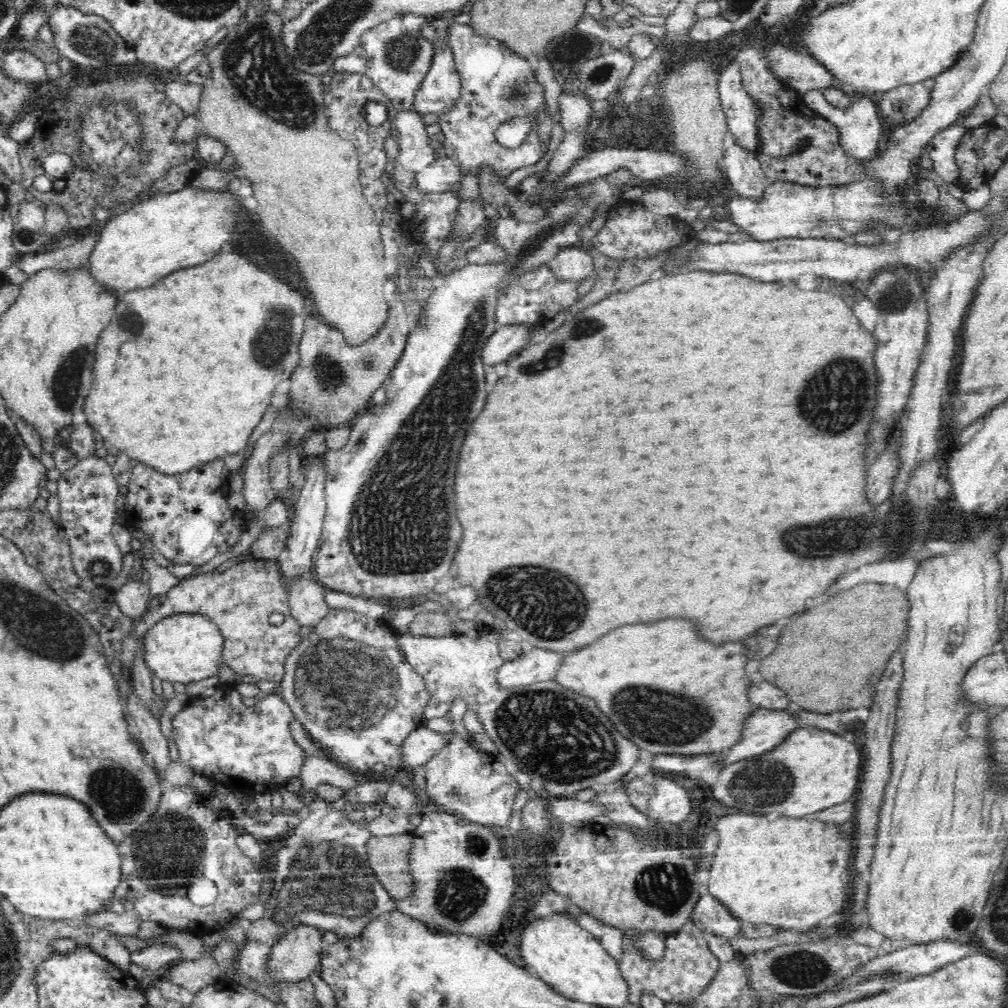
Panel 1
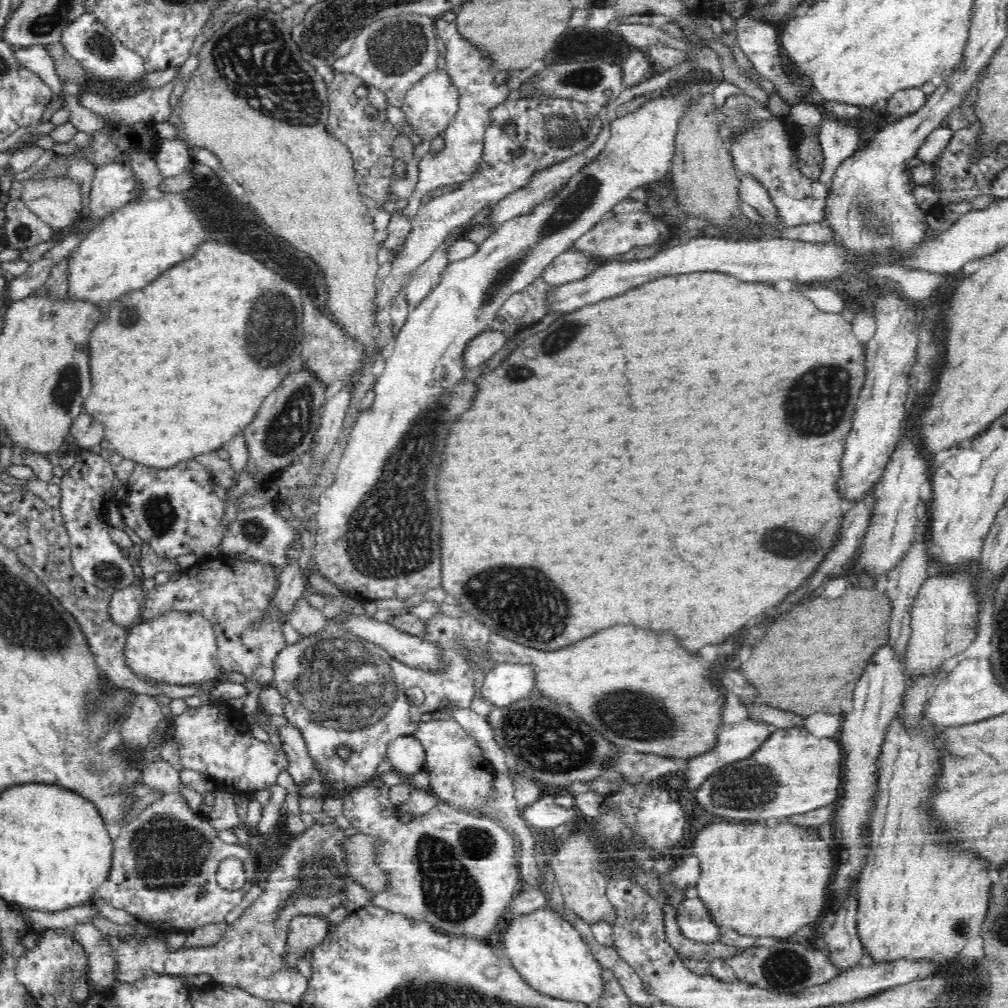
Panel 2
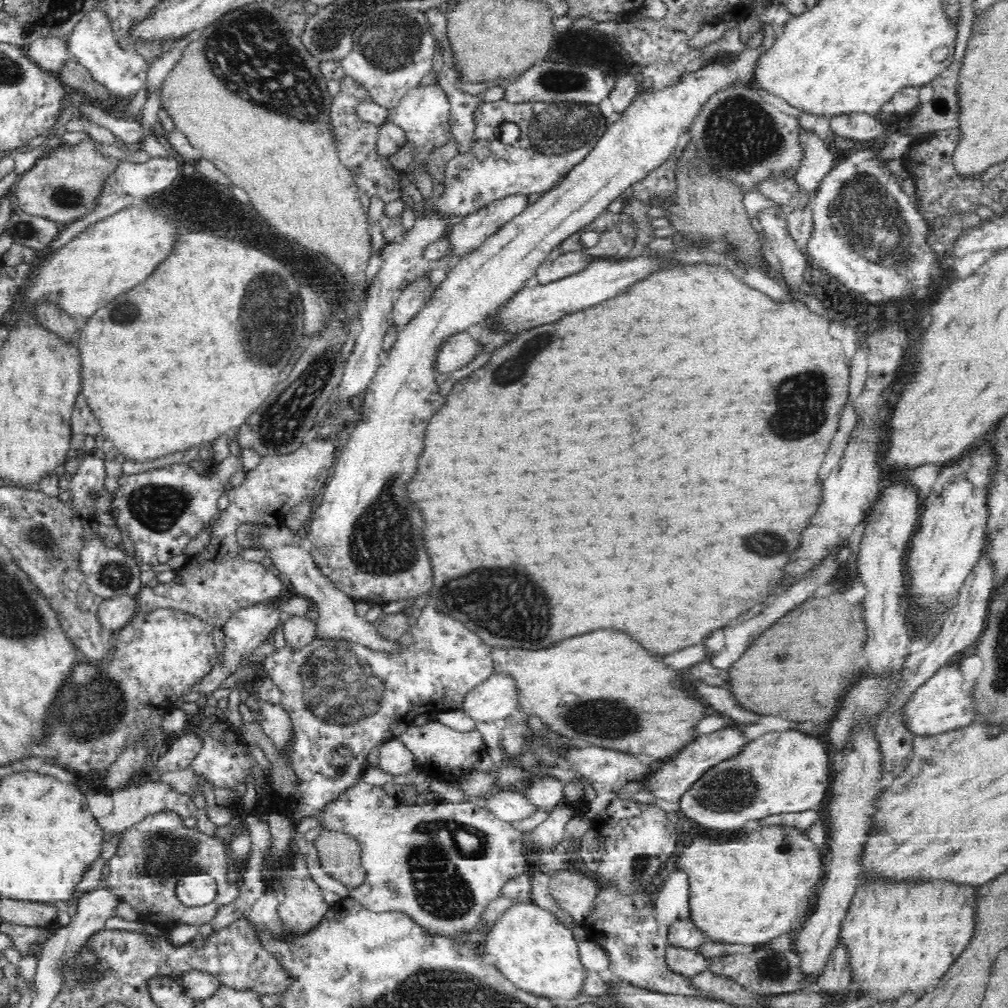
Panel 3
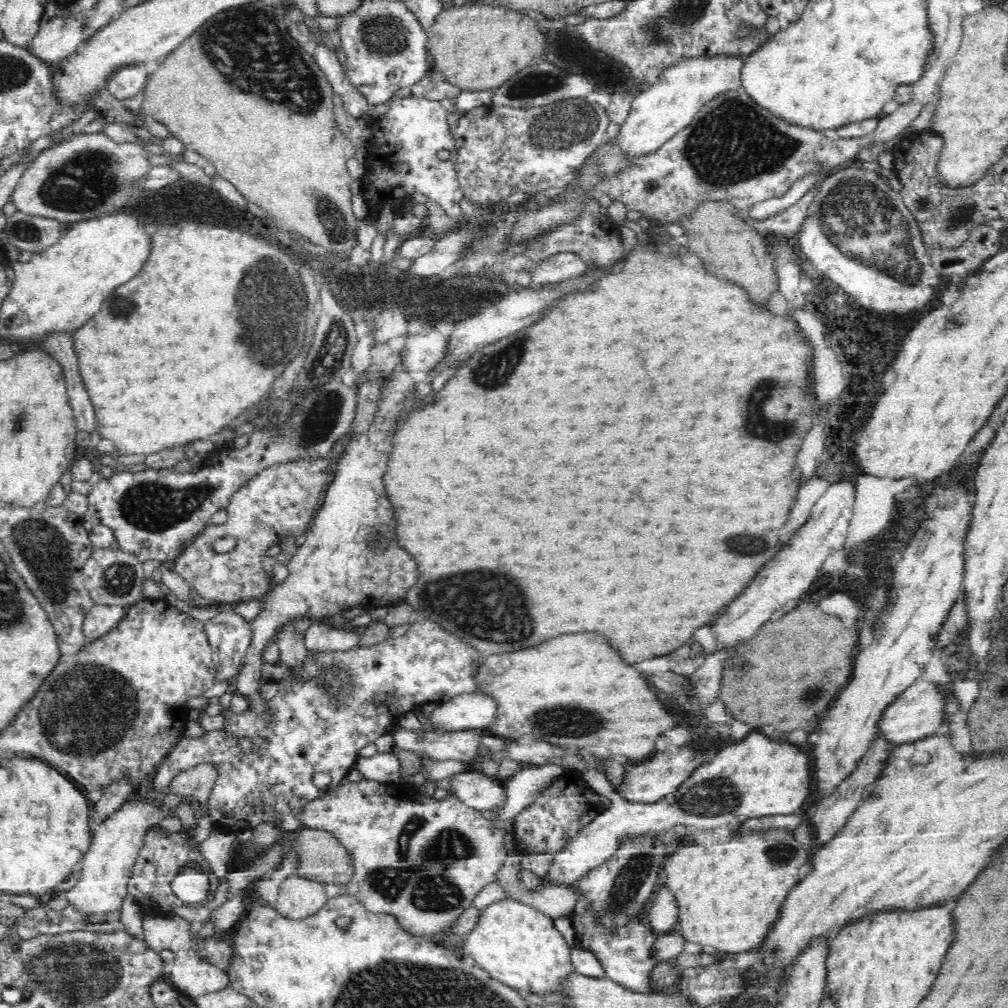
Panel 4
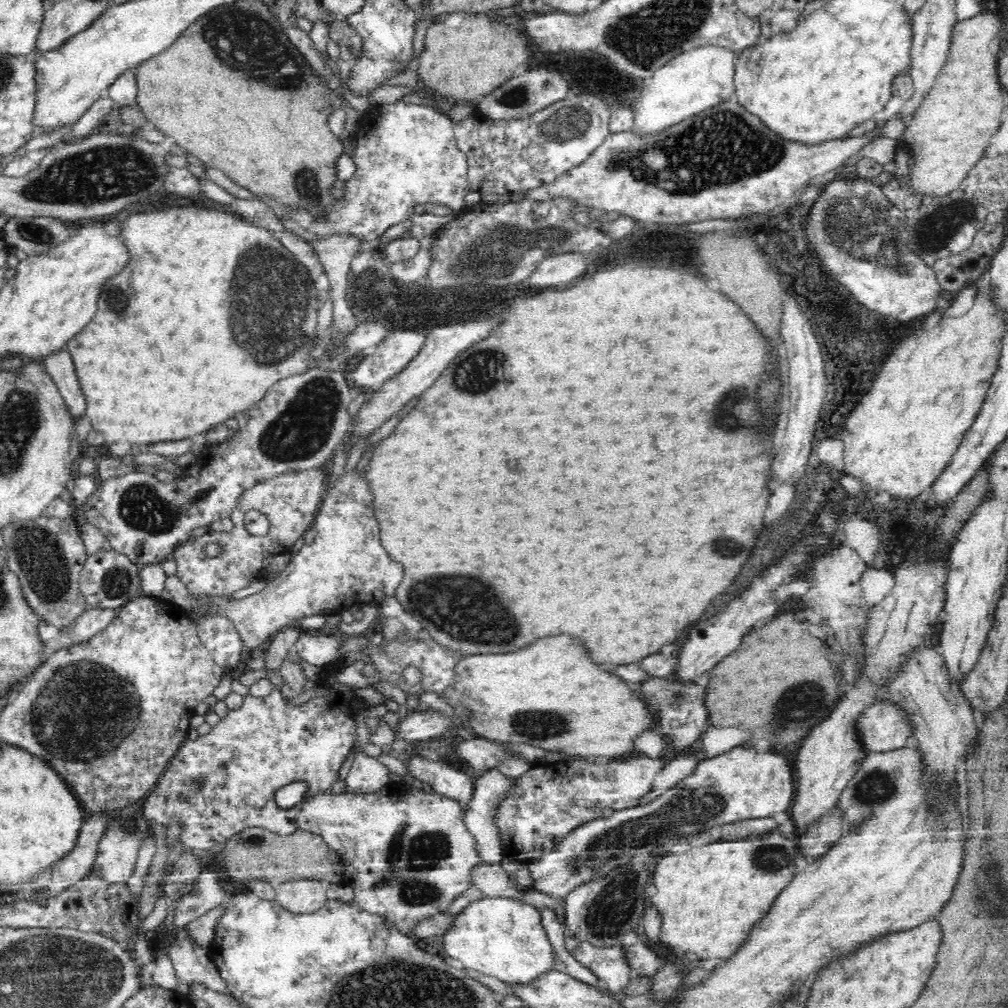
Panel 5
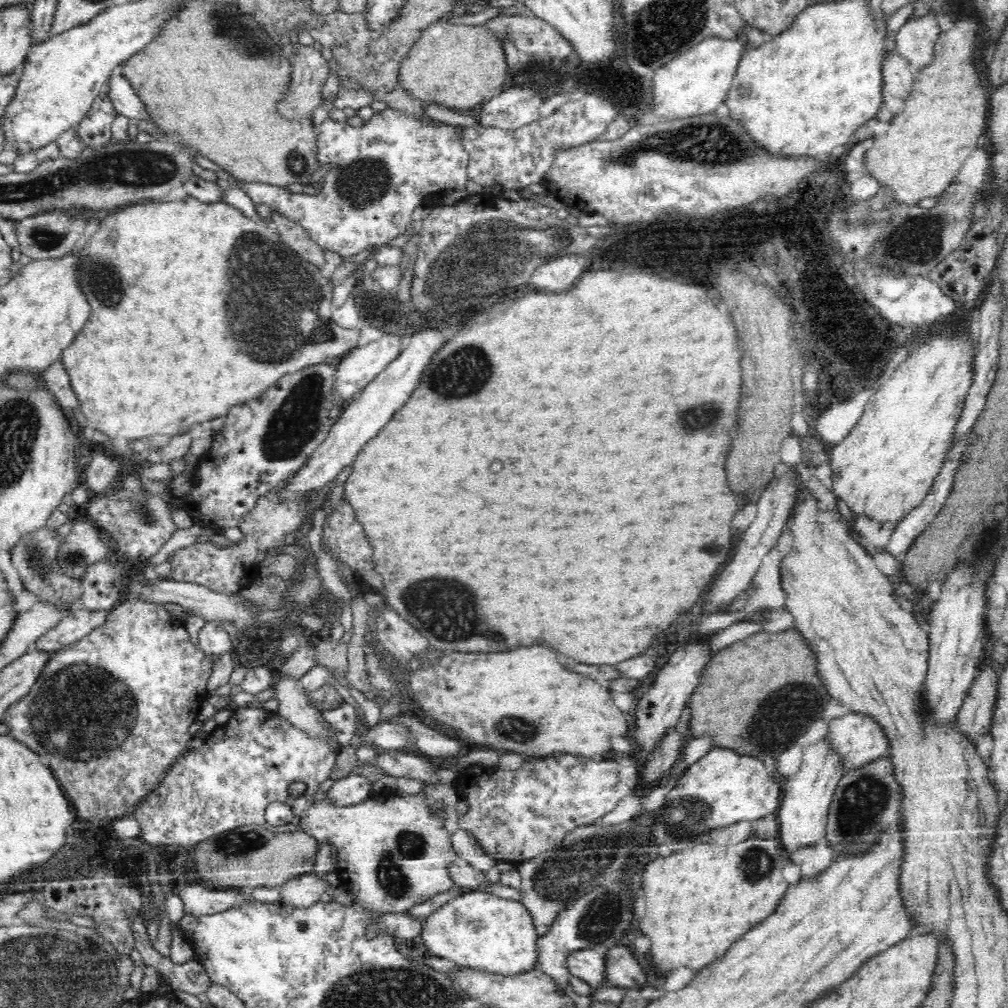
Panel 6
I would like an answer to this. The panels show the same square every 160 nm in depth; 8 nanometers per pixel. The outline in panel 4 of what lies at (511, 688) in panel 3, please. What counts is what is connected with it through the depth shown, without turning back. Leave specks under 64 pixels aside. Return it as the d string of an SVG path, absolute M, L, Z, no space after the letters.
M478 690L437 705L429 718L440 731L483 731L496 724L498 703L490 693Z

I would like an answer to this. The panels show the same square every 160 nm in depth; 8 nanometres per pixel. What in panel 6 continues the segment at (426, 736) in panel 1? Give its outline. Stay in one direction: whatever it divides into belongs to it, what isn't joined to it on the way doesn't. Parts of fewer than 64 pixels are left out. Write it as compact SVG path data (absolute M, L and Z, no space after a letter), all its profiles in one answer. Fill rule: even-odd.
M344 701L338 708L323 710L322 714L332 729L336 731L336 737L338 737L341 746L355 747L354 738L362 729L356 716L356 708ZM352 773L335 780L332 788L328 790L326 800L336 805L356 805L373 796L374 788L375 783L372 780Z

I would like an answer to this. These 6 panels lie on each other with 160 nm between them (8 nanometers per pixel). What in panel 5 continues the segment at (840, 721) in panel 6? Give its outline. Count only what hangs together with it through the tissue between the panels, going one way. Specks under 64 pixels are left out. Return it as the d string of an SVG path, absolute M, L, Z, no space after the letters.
M890 699L880 700L858 718L860 739L868 752L904 748L914 734L914 721Z

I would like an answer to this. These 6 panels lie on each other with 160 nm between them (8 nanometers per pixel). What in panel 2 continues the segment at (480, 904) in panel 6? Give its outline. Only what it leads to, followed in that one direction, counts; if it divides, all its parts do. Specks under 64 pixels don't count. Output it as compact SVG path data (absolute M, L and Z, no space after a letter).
M540 908L530 914L508 917L508 930L503 934L506 960L512 962L514 967L530 985L548 996L558 997L560 1000L581 1002L593 1006L602 1000L606 994L606 980L602 976L604 965L594 957L588 943L570 922L566 921L560 913L548 908Z

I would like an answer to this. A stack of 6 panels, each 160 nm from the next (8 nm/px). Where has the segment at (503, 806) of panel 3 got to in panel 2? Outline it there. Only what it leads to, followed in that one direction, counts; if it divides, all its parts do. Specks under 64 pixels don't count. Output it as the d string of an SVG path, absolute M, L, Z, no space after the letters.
M552 796L540 797L538 801L523 808L523 816L532 827L558 828L578 816L576 808L564 808Z

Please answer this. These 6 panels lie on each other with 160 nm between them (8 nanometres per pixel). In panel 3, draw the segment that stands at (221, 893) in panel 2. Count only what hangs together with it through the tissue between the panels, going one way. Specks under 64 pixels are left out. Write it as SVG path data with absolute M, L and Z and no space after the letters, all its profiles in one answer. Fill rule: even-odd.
M166 810L156 814L147 815L142 821L131 824L127 830L124 830L122 840L119 842L119 848L114 857L109 858L103 864L99 883L109 890L111 894L120 898L119 902L130 904L138 912L139 921L152 923L163 930L172 931L182 924L190 926L202 926L202 924L212 923L216 914L220 912L222 906L232 904L240 896L239 880L243 873L242 866L238 866L238 876L236 882L230 881L230 872L232 872L231 854L229 842L223 835L210 837L200 828L188 828L183 823L183 816L176 810ZM188 874L209 874L217 882L217 893L213 902L203 904L202 906L186 906L176 895L178 880L188 876Z

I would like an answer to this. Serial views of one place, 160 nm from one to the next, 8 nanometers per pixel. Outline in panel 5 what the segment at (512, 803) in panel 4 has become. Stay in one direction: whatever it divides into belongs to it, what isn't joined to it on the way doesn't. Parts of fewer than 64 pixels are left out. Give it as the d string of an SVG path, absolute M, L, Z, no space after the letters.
M497 768L488 769L475 780L475 794L472 802L467 805L465 822L472 835L476 837L476 843L481 848L481 858L486 864L500 862L504 856L500 827L498 827L499 809L506 798L517 794L518 788L519 778L507 777Z

